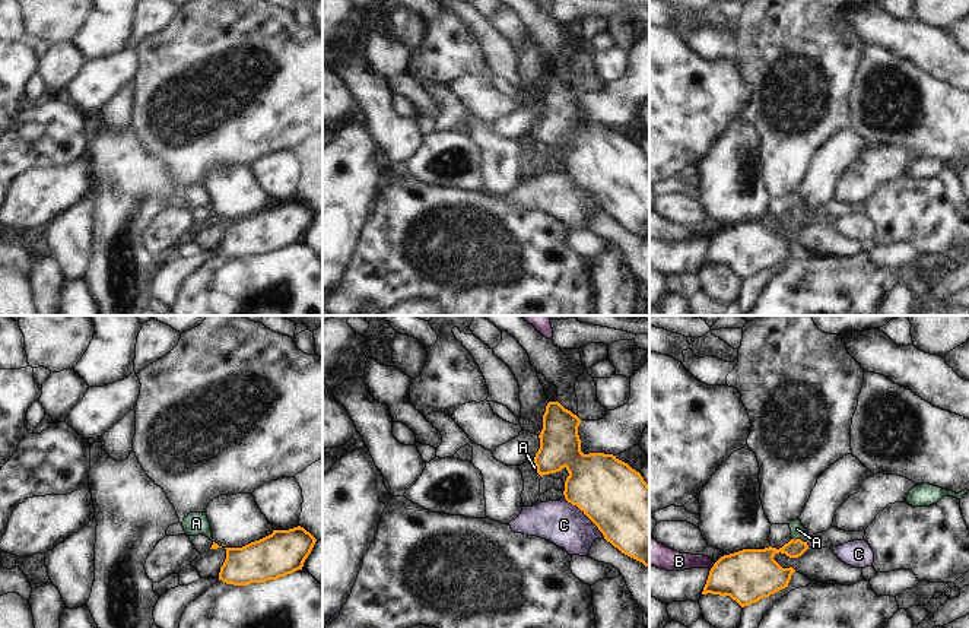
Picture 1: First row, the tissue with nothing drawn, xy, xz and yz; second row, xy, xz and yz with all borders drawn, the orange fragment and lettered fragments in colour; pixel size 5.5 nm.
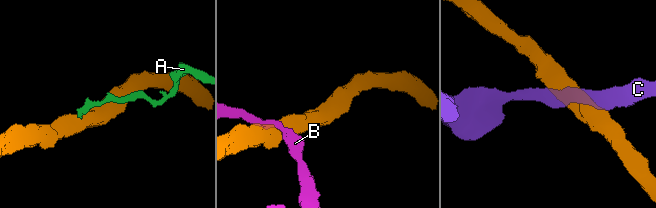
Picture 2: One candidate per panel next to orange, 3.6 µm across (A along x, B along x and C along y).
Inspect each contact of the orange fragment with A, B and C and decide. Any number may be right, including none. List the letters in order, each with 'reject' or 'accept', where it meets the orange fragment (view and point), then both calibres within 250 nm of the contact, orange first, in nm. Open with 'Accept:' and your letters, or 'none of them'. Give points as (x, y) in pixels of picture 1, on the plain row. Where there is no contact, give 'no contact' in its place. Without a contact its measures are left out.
Accept: A
A: accept; meets orange in yz at (798, 212); 160 nm thick on the orange side, 80 nm on the other
B: reject; meets orange in yz at (714, 238); 300 nm thick on the orange side, 120 nm on the other
C: reject; meets orange in xz at (585, 187); 380 nm thick on the orange side, 240 nm on the other

